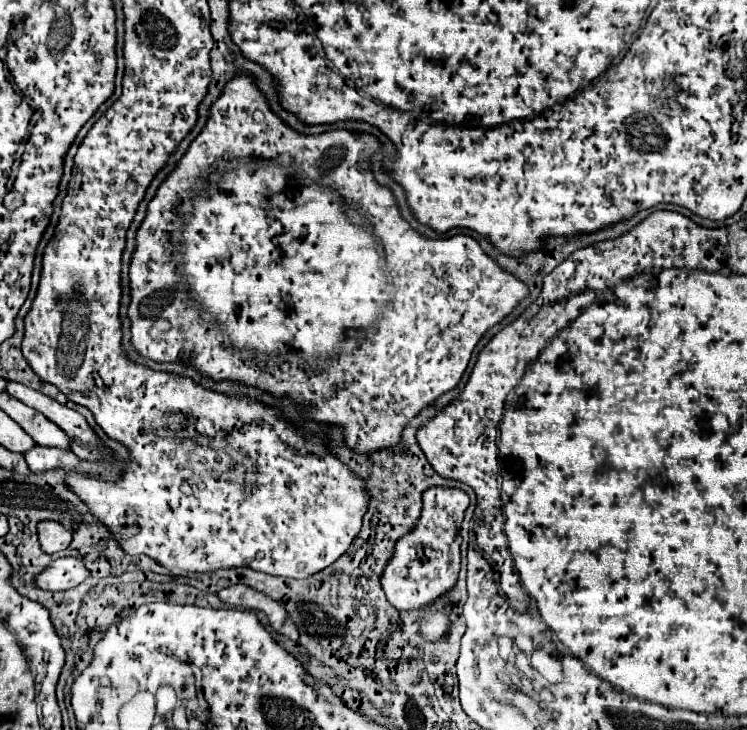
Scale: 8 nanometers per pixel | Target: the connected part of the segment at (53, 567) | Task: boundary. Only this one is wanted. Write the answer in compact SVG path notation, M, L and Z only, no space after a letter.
M56 558L40 574L34 576L34 584L42 590L68 590L78 586L90 576L78 558Z

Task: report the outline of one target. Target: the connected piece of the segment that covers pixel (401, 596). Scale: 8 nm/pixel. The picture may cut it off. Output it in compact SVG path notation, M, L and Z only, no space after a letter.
M428 488L422 496L422 514L406 540L396 540L392 558L388 560L380 584L388 602L398 610L414 610L434 602L446 594L460 572L460 544L458 528L468 508L468 494L456 488Z

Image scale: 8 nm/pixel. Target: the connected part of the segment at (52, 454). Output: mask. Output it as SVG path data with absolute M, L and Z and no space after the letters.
M34 446L28 452L24 452L26 464L32 472L46 472L52 468L64 468L72 470L74 466L80 464L78 456L74 456L70 450L62 448L48 448L48 446Z

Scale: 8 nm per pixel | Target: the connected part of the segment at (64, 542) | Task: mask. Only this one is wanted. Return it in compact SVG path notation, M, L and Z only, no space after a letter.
M40 522L38 538L46 554L56 554L60 550L66 550L72 542L72 534L62 524L56 522Z

